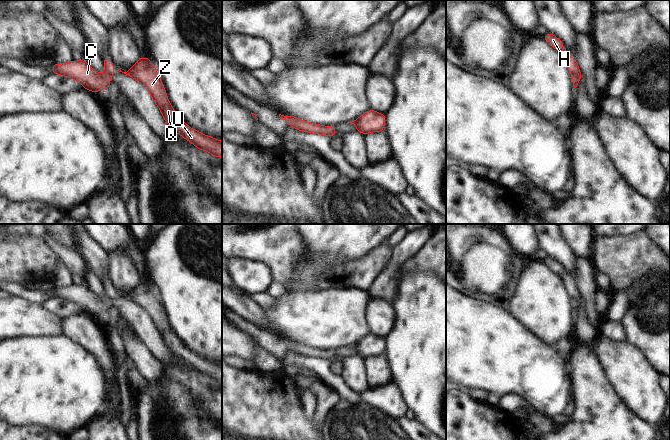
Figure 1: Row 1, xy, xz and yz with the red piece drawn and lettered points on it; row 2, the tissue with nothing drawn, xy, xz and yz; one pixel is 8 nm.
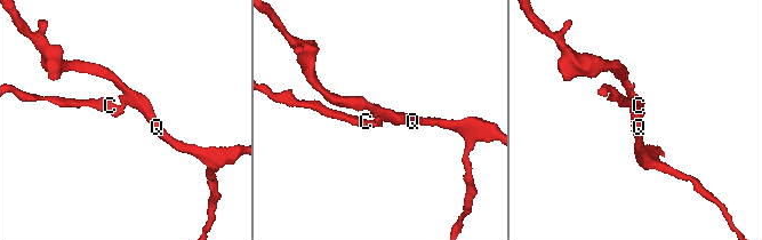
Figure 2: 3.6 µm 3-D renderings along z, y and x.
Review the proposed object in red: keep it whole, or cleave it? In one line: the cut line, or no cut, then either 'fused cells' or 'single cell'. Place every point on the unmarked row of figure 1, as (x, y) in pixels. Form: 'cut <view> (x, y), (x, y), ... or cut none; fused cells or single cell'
cut yz (580, 300), (573, 301); fused cells

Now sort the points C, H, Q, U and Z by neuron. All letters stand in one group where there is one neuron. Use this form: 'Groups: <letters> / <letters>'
Groups: C / H Q U Z

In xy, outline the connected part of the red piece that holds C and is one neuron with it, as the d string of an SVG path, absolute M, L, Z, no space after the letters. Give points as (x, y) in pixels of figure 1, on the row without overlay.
M84 283L81 285L71 284L68 287L53 288L53 297L70 301L83 309L91 316L99 316L111 309L110 302L106 298L95 295Z

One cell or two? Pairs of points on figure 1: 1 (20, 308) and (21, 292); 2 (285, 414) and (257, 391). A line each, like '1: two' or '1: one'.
1: two
2: one

